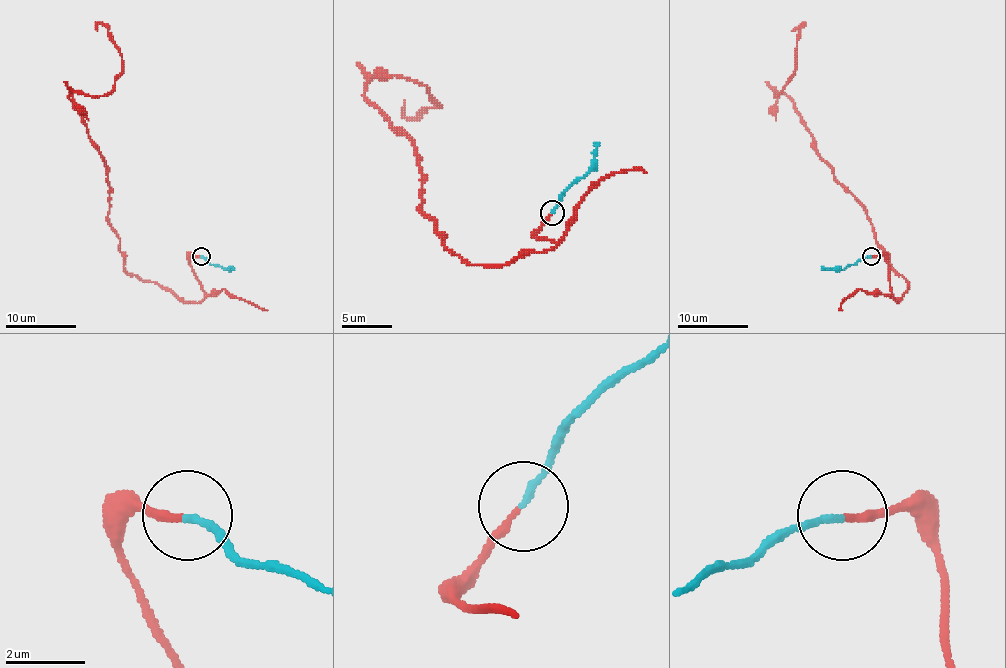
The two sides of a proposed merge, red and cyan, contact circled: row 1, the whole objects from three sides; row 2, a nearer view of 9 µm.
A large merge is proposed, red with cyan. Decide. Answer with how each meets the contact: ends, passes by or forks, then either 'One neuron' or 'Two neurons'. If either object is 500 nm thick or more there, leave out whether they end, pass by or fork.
At the ring red ends. At the ring cyan ends. One neuron

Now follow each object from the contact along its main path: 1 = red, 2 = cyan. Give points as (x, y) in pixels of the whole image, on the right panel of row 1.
1: (870, 256), (884, 257), (899, 303), (907, 282), (865, 208), (774, 92), (793, 73), (804, 25), (791, 31)
2: (870, 256), (841, 270), (827, 270), (821, 266)

